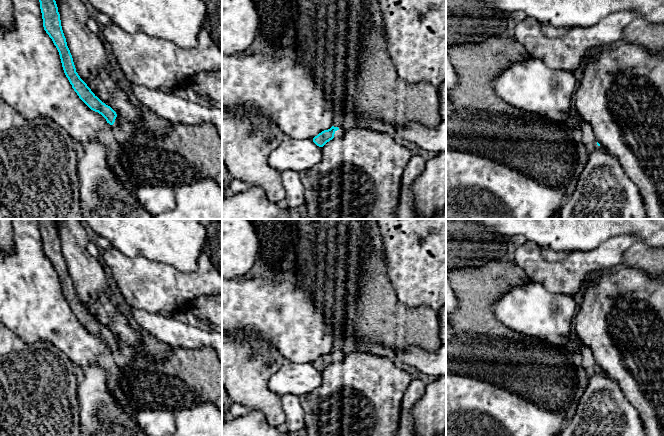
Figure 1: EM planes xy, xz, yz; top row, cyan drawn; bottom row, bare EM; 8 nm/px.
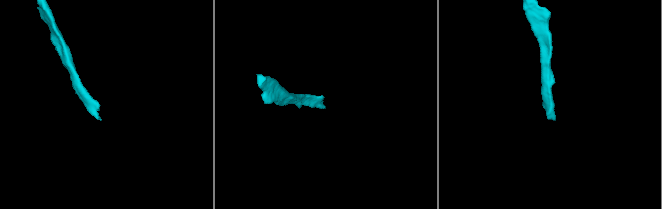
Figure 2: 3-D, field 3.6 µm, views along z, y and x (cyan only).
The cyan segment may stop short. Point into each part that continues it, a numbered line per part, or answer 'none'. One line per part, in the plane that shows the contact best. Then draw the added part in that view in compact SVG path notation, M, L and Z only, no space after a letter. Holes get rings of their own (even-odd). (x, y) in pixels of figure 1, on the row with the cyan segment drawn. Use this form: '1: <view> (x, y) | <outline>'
1: xz (339, 133) | M339 126L338 128L339 129L337 131L335 131L334 138L341 138L341 137L343 137L343 135L345 133L345 130L342 126Z

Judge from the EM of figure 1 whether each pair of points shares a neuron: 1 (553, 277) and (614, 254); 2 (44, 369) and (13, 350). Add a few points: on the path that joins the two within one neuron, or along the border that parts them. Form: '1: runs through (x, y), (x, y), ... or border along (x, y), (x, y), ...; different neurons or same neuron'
1: runs through (568, 275), (584, 264), (599, 260); same neuron
2: runs through (36, 369), (32, 369), (21, 358); same neuron

